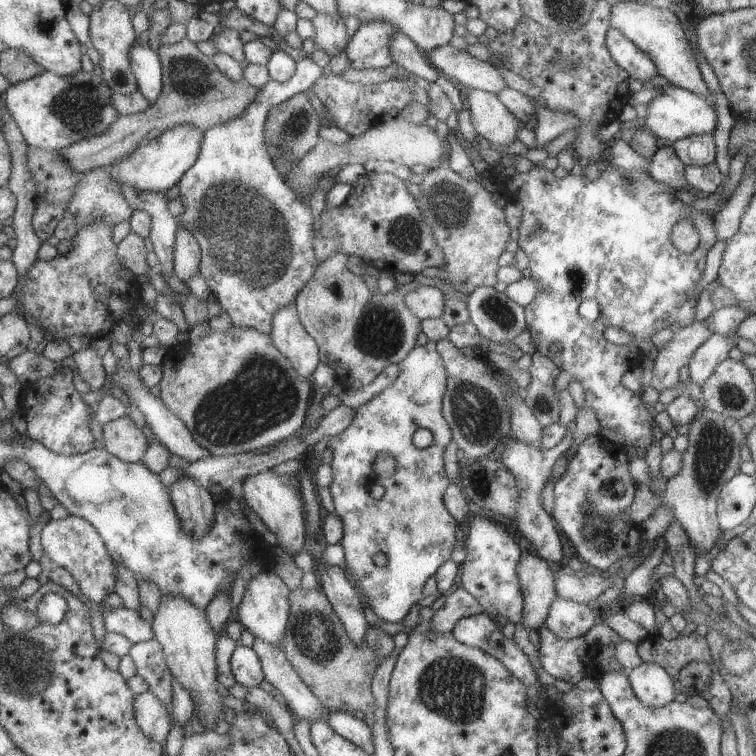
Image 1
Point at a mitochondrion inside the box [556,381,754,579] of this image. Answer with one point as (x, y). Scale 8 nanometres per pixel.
(713, 449)

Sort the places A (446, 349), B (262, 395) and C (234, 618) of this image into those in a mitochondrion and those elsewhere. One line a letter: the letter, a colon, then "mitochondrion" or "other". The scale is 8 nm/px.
A: other
B: mitochondrion
C: other

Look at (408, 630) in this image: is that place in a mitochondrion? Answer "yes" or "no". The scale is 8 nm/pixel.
no

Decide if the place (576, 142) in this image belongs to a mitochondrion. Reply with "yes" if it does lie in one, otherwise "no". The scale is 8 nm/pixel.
no

